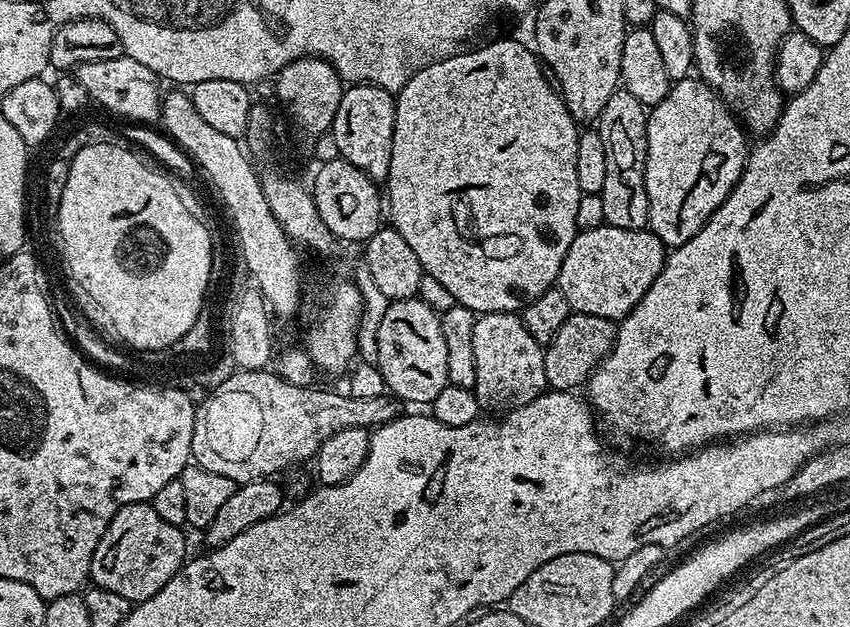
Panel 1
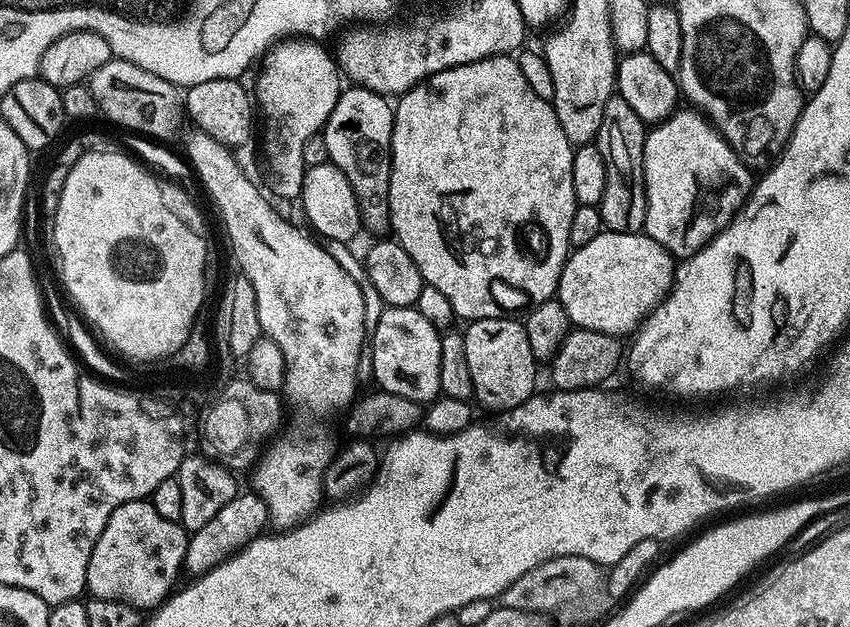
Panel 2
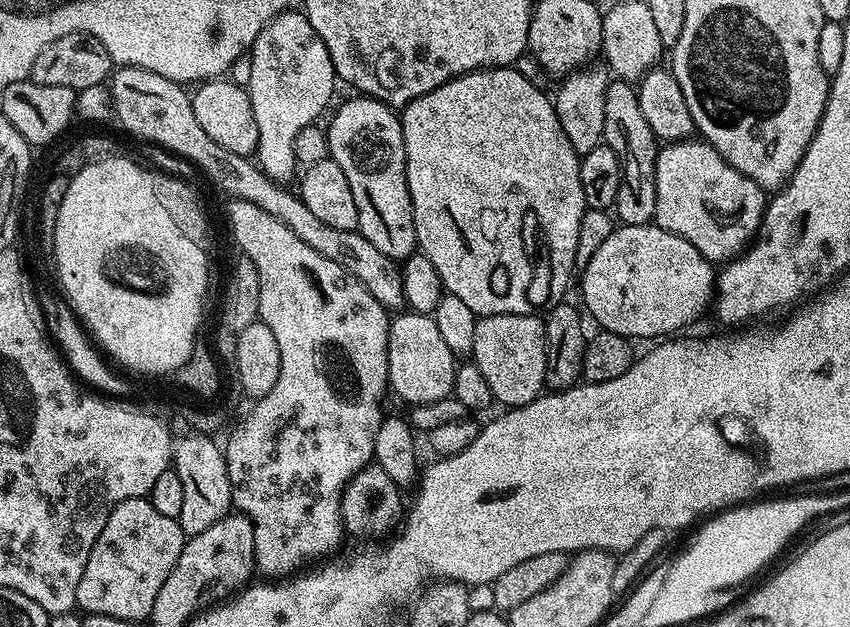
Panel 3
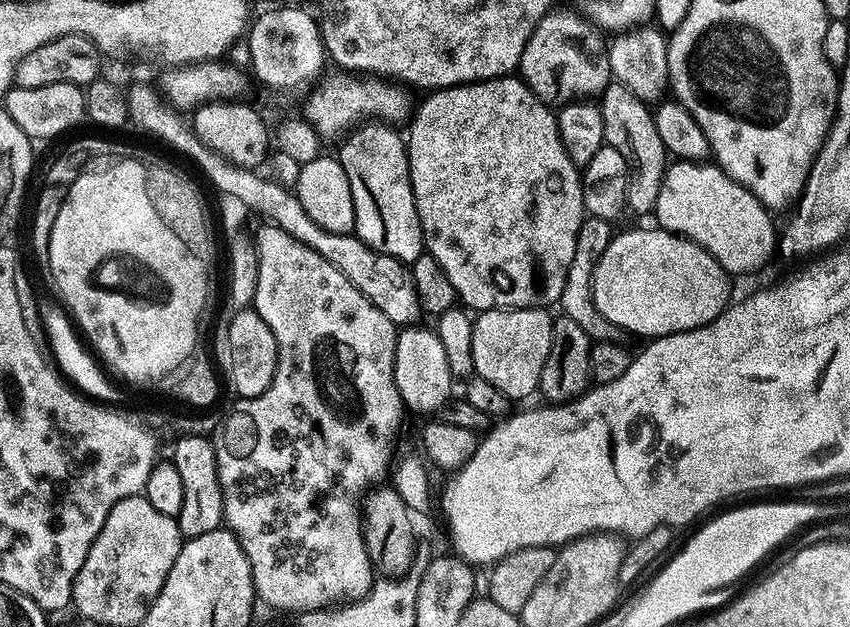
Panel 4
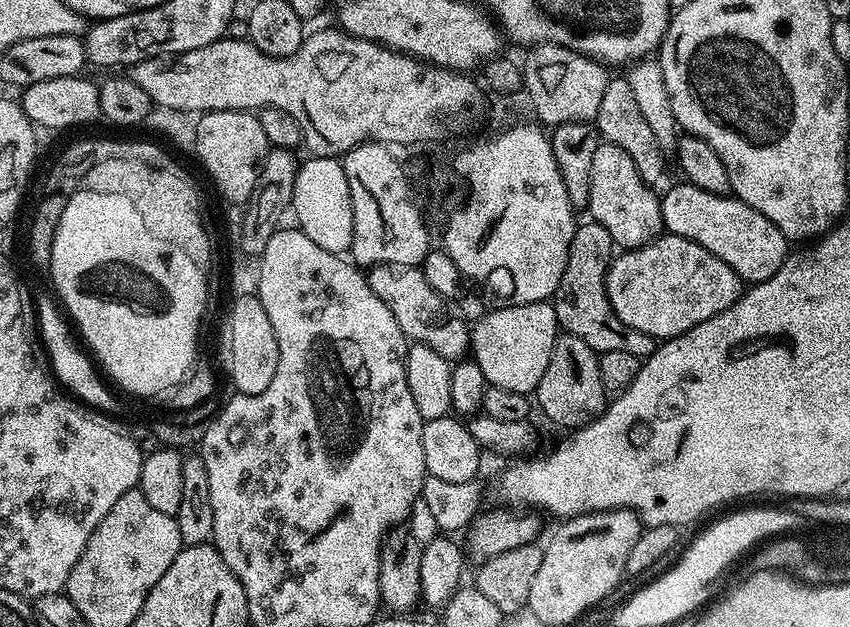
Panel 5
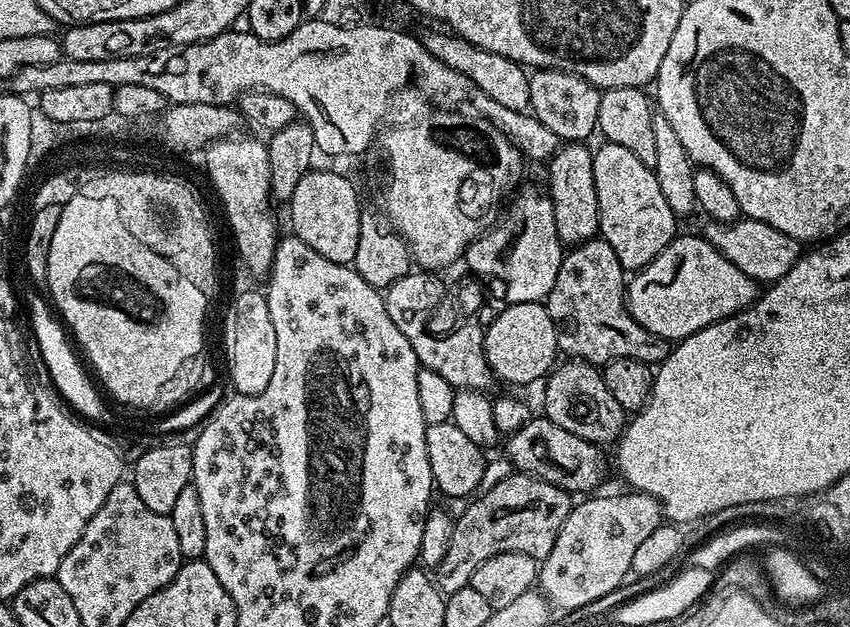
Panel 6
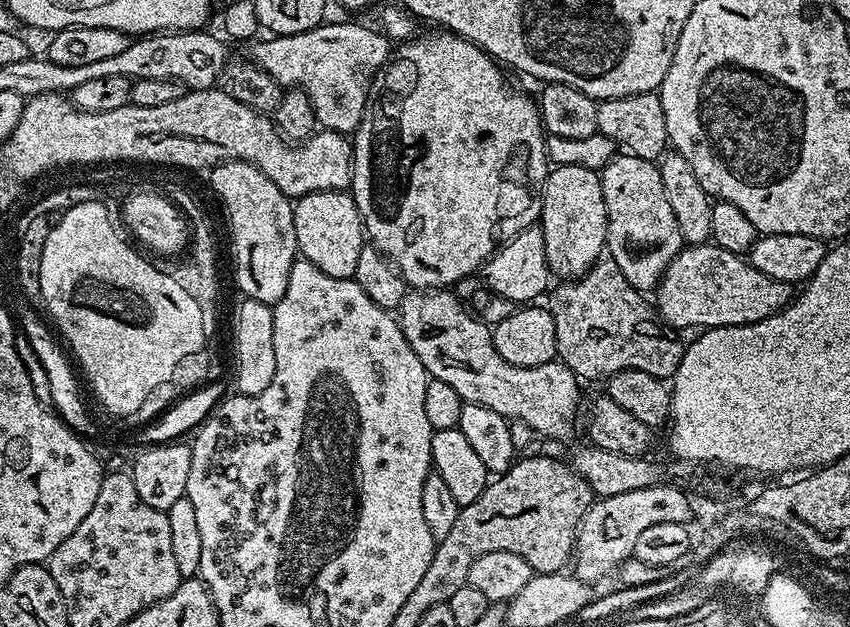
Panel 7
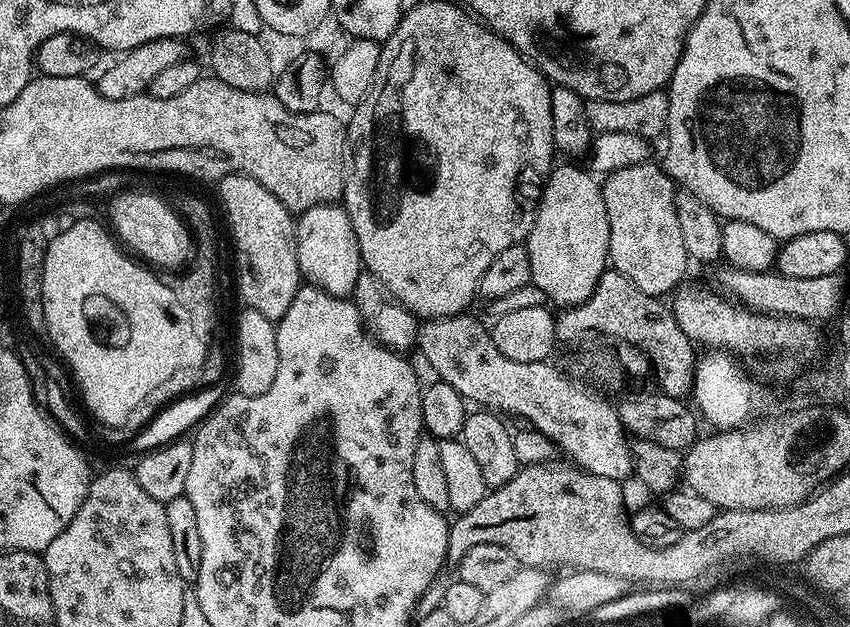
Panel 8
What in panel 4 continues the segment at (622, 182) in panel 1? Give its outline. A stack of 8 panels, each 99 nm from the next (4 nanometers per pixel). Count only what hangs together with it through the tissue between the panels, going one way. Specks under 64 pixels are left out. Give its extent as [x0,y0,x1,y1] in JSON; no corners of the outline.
[598,83,670,213]

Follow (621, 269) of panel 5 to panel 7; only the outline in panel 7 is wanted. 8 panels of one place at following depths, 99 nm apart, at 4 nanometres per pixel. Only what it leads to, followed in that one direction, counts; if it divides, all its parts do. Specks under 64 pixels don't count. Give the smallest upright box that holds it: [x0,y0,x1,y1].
[654,242,794,330]

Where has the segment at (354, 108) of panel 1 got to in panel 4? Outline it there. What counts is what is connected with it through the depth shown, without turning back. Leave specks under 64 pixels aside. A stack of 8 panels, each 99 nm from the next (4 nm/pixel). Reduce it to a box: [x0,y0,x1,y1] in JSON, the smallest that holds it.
[338,122,426,266]

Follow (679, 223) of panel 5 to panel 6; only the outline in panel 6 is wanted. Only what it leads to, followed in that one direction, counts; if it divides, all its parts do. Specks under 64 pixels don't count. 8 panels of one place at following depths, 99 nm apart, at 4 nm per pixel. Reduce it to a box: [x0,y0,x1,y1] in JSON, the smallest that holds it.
[702,218,802,282]

